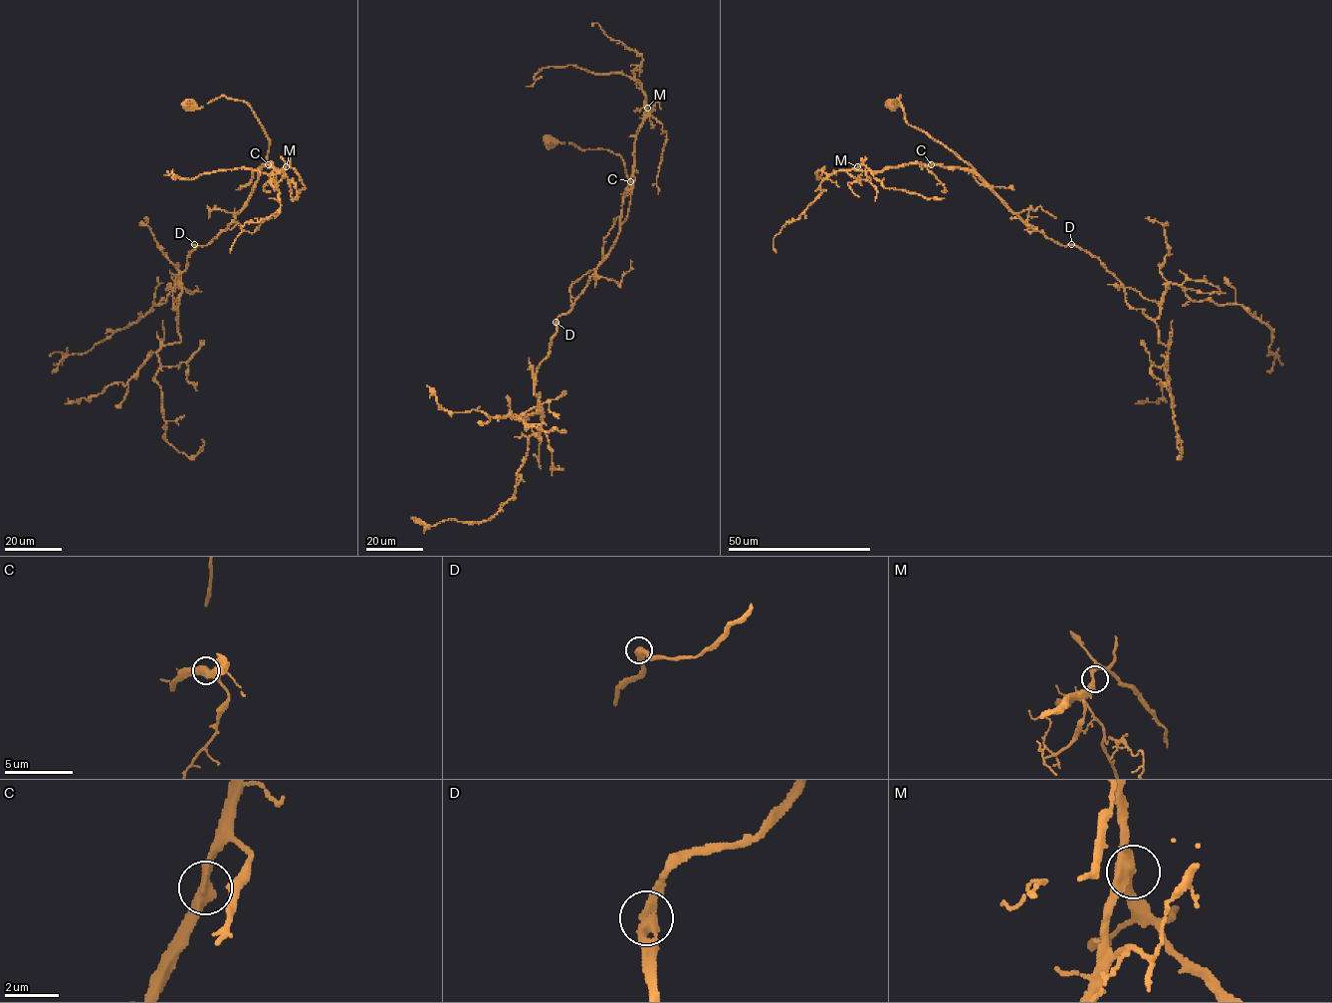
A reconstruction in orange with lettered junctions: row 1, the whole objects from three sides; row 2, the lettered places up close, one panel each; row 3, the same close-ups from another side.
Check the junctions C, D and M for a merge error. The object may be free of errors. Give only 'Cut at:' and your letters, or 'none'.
Cut at: none

